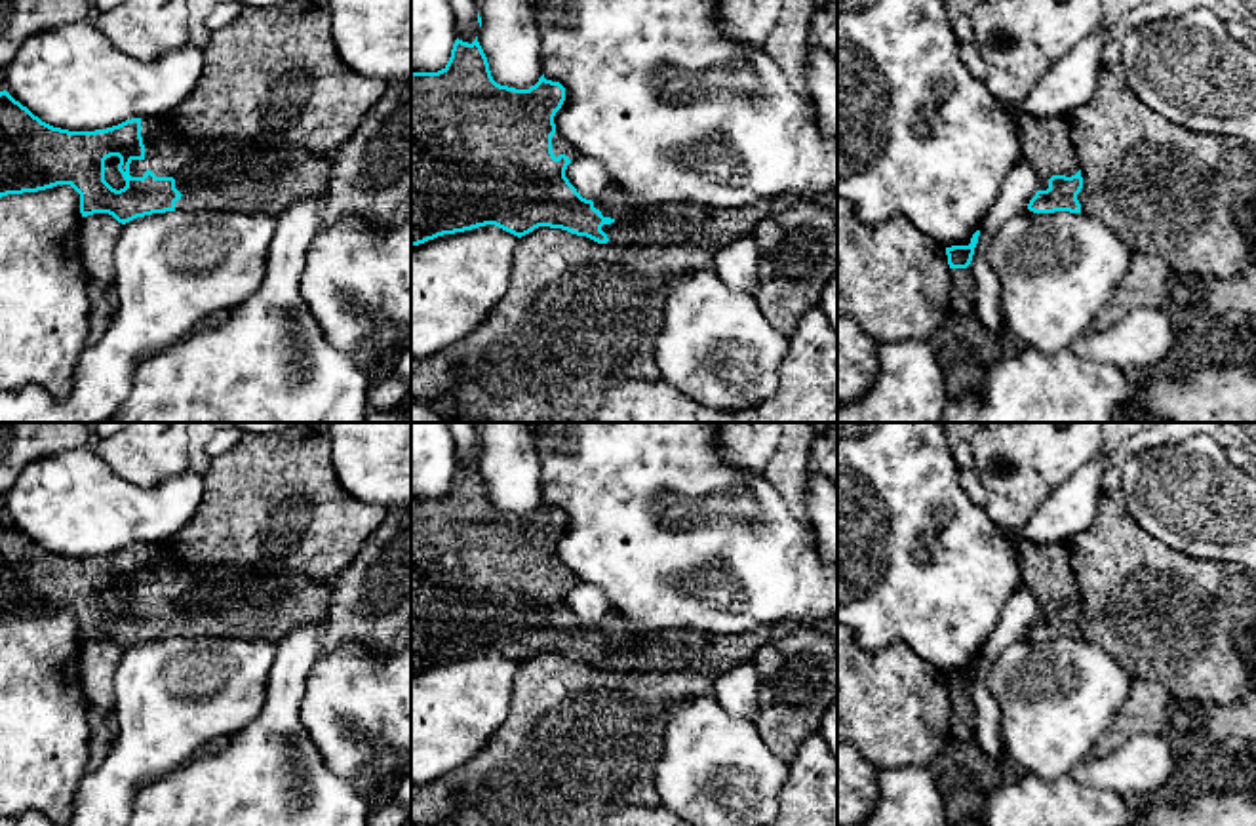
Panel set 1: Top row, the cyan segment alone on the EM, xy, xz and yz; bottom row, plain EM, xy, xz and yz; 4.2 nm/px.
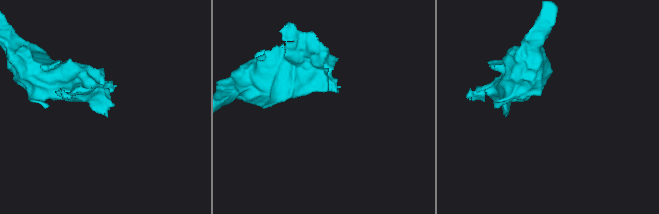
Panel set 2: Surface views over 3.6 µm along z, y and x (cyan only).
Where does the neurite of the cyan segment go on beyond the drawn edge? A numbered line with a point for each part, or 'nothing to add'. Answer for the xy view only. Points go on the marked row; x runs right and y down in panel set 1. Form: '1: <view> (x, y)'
1: xy (227, 176)

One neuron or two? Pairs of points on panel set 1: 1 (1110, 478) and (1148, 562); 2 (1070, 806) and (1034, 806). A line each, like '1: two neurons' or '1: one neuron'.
1: two neurons
2: one neuron

